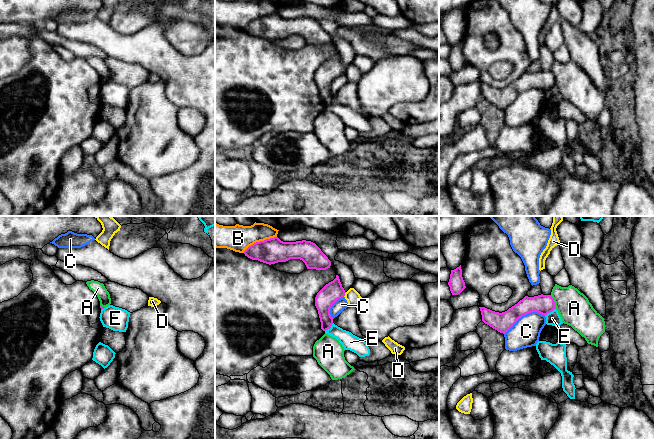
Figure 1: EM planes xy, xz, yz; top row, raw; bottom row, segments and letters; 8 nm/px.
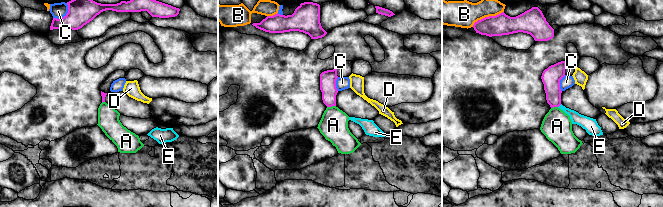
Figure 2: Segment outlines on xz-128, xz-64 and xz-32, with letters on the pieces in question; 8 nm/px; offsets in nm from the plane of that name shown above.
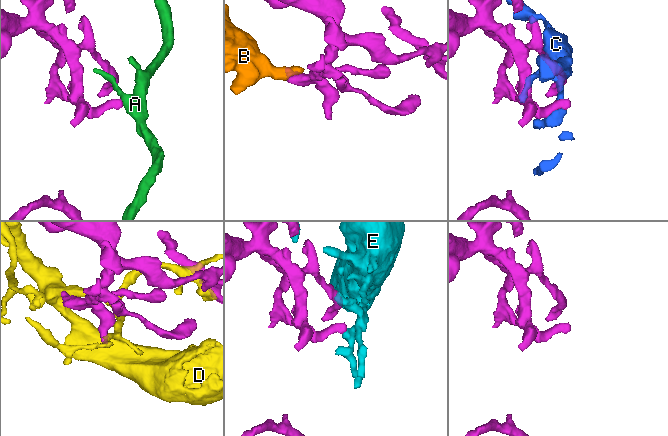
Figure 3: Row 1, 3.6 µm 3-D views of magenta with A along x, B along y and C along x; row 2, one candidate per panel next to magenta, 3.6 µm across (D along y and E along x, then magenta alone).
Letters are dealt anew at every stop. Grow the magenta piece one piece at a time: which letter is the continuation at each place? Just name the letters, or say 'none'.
none

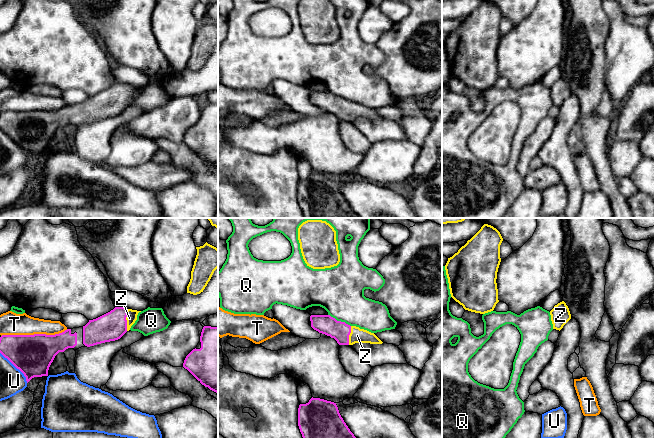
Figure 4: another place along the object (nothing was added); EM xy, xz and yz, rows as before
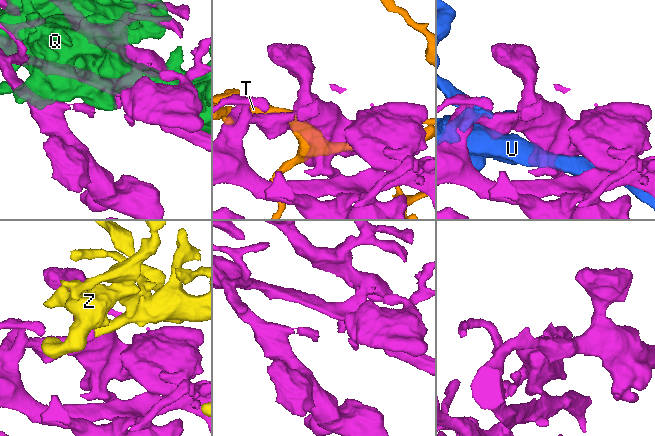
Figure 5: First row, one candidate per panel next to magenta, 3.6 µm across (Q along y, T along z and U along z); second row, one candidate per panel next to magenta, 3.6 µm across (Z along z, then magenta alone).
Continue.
Z

